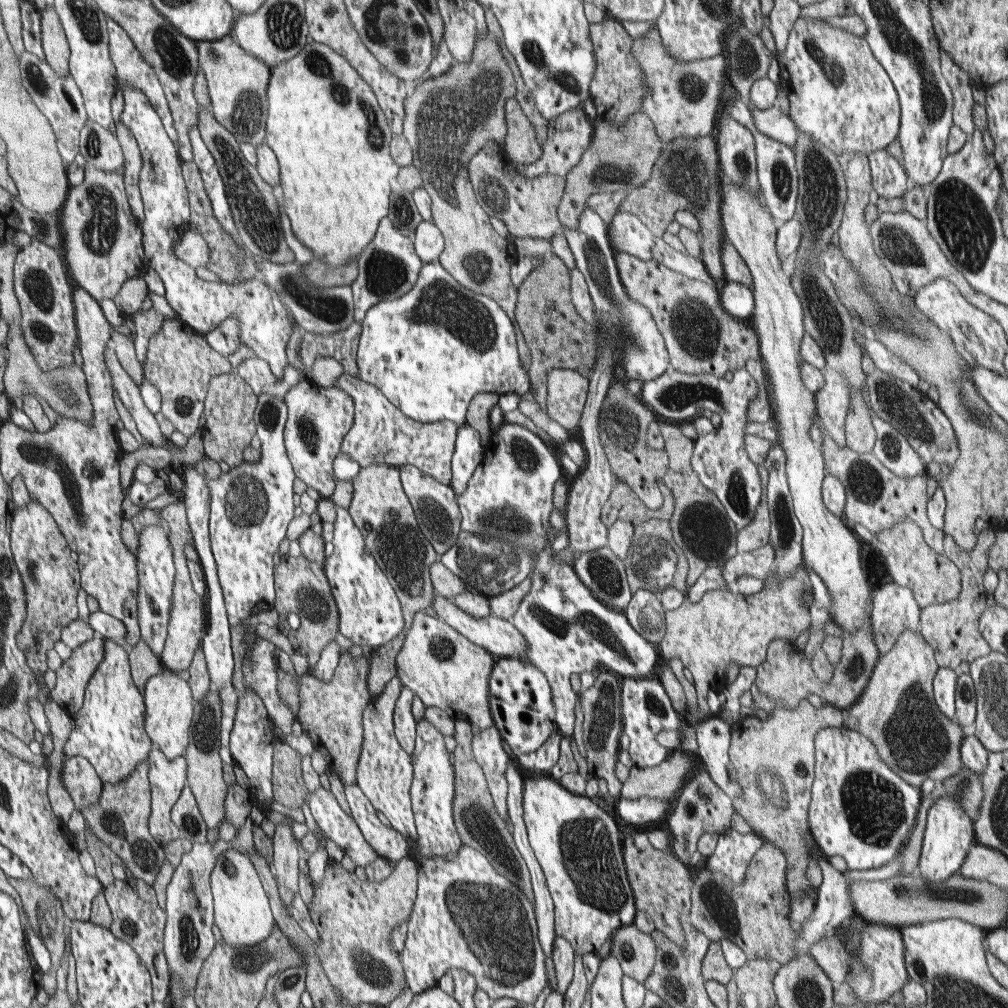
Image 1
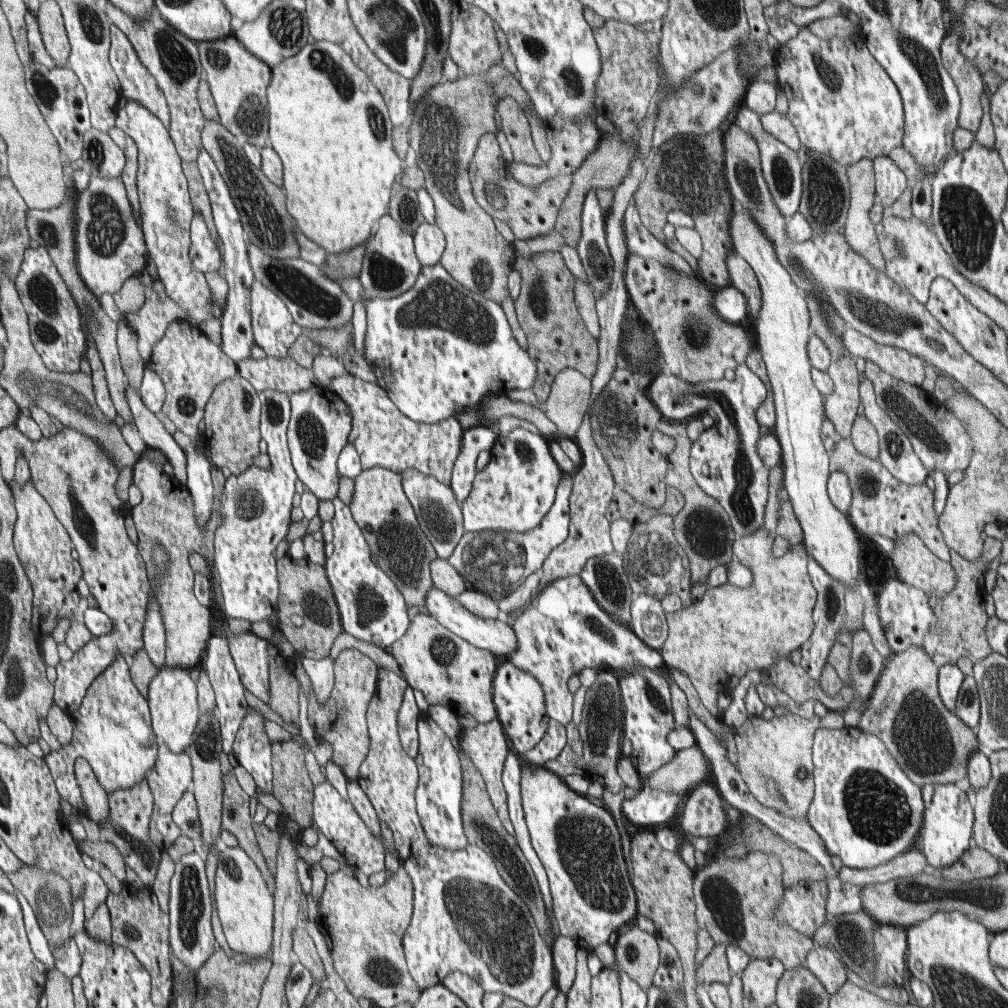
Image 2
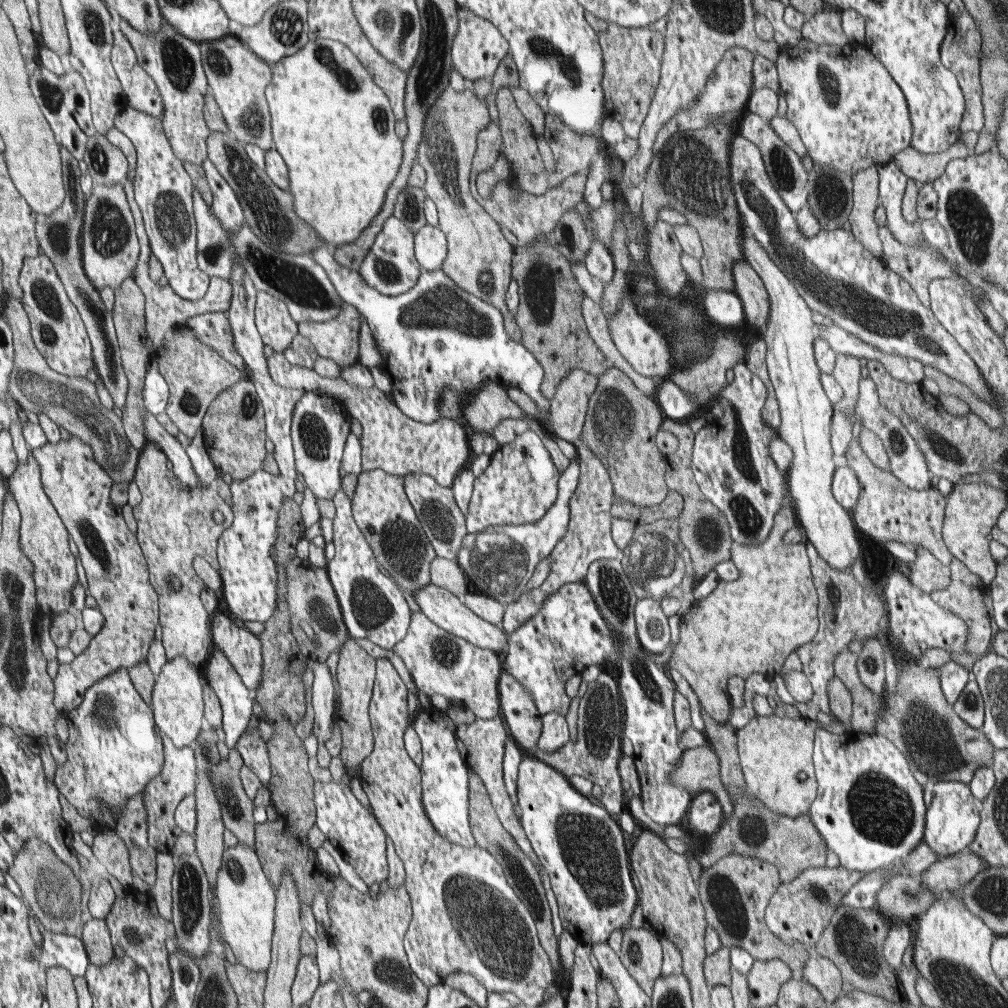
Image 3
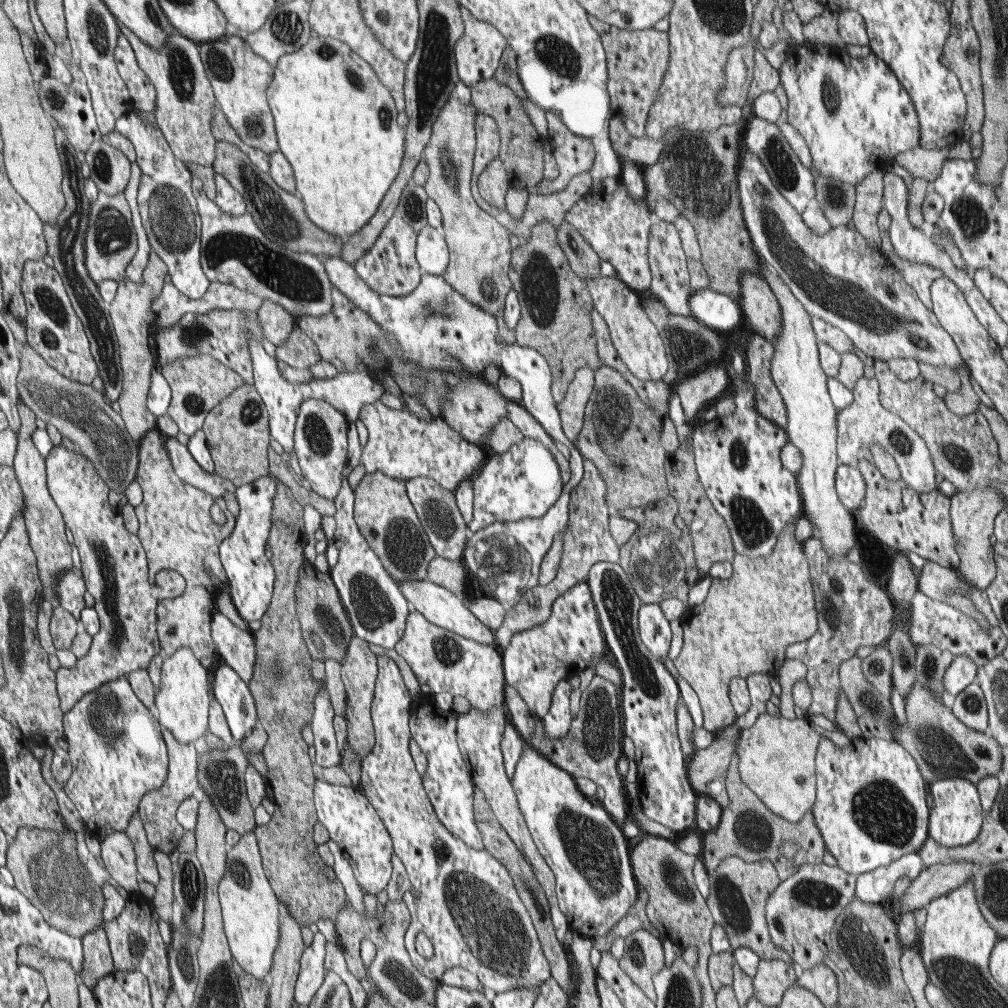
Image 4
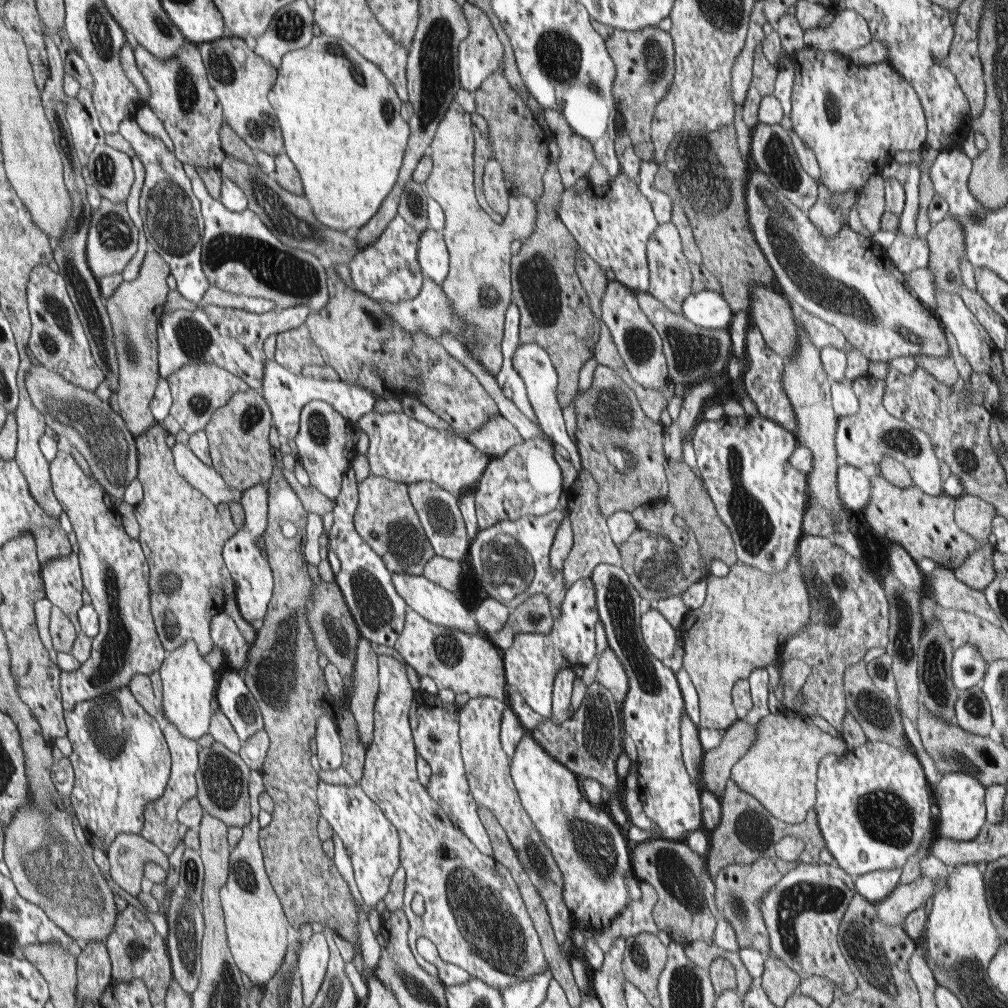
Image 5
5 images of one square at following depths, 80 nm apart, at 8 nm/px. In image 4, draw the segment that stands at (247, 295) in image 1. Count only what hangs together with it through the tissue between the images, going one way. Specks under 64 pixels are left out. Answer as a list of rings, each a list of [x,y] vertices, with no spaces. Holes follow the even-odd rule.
[[[134,110],[118,118],[115,132],[130,139],[135,148],[136,161],[143,172],[137,203],[152,251],[166,263],[171,283],[186,298],[196,300],[202,297],[210,279],[203,273],[201,220],[191,189],[191,172],[186,163],[175,155],[163,131],[159,127],[146,126]],[[267,298],[263,299],[257,316],[263,326],[264,337],[276,346],[283,345],[283,342],[287,341],[298,325],[294,323],[294,317],[286,307]]]

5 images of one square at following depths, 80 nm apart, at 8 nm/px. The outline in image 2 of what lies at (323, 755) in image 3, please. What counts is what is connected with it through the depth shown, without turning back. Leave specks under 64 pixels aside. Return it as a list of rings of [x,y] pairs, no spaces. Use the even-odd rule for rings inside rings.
[[[325,656],[322,659],[305,657],[302,664],[306,674],[313,682],[312,686],[318,702],[326,702],[330,698],[335,685],[335,674],[333,671],[335,661],[332,661],[330,656]]]

